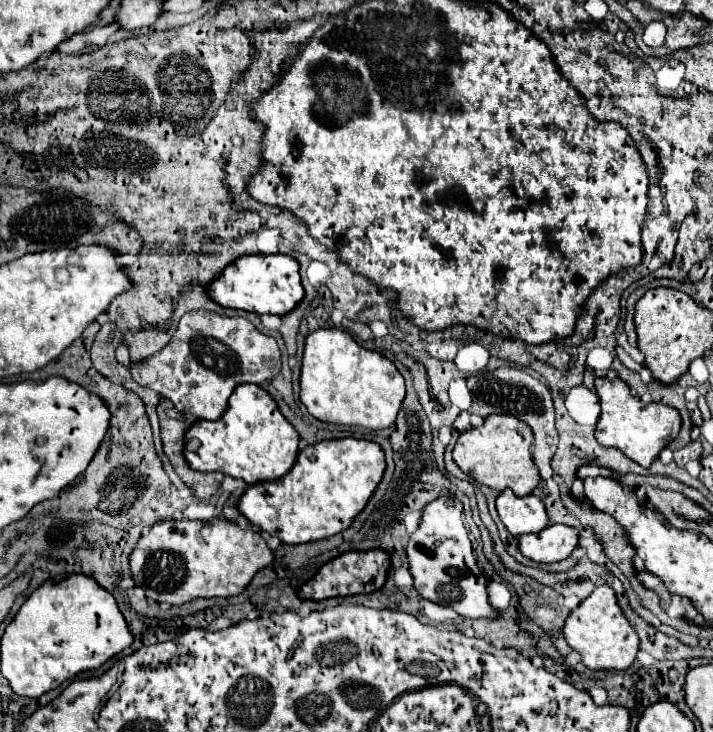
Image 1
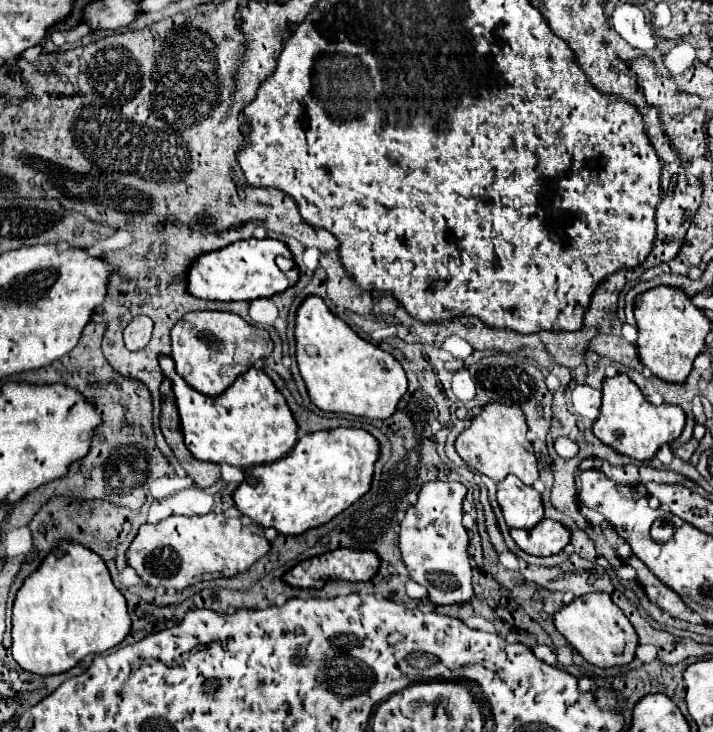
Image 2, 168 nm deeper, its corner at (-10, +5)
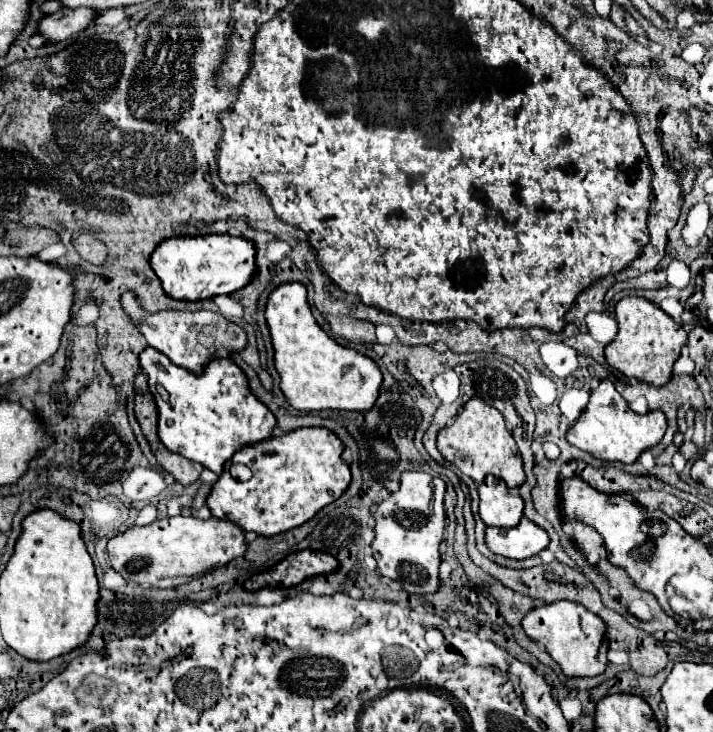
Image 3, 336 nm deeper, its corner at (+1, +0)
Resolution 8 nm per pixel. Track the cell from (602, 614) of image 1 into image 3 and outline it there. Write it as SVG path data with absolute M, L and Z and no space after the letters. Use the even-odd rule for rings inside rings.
M556 601L544 607L538 607L530 611L522 619L522 627L528 637L542 643L548 653L554 657L554 661L562 667L562 671L568 677L596 677L606 671L608 667L608 633L606 623L592 615L584 605L572 603L572 601Z

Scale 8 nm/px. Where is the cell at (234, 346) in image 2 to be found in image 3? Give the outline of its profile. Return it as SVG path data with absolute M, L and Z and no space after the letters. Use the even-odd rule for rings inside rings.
M132 293L122 295L122 305L130 313L132 321L140 327L140 331L146 337L150 347L158 349L172 363L192 371L194 375L200 375L200 371L204 371L204 363L210 363L212 359L218 357L218 353L216 353L218 347L224 347L228 353L238 353L238 351L246 349L246 345L248 345L246 331L240 325L224 319L220 313L212 313L212 311L194 311L194 313L192 311L160 311L160 313L150 315L150 313L140 311L140 305Z

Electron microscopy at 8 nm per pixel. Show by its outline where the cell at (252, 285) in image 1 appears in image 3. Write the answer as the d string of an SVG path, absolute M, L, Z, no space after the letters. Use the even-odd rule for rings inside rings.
M232 235L178 237L178 239L168 239L160 243L150 257L150 265L158 275L158 279L162 281L166 295L180 301L204 301L218 295L232 295L252 283L252 279L256 277L256 245L250 239L232 237Z

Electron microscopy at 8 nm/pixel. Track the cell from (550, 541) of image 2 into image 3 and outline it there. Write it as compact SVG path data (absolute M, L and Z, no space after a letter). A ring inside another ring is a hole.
M522 517L522 521L512 529L500 527L486 529L486 545L492 549L492 553L510 559L534 557L540 551L544 551L548 543L550 543L548 533L526 517Z

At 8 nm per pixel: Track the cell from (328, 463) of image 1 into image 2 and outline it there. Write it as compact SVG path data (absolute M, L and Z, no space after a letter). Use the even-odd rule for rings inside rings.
M333 428L315 434L305 434L297 440L297 444L287 456L279 458L279 462L245 468L245 478L233 492L233 502L243 516L249 516L263 528L273 526L279 534L291 534L291 536L303 534L309 528L329 522L333 516L337 516L353 502L357 502L365 492L369 492L373 478L373 464L377 456L379 456L379 444L365 430Z

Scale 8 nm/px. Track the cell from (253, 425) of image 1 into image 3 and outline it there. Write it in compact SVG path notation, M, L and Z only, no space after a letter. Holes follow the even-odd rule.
M146 347L140 353L140 365L148 375L148 387L154 395L154 401L158 407L158 437L170 451L174 451L190 461L202 463L206 469L220 475L224 471L224 463L228 459L232 459L232 455L238 449L266 441L272 437L272 431L276 427L276 417L272 415L272 411L268 411L268 407L264 407L264 403L260 403L252 395L244 371L234 361L214 359L214 361L210 361L210 365L206 367L206 371L200 377L194 377L190 371L176 367L160 351Z

